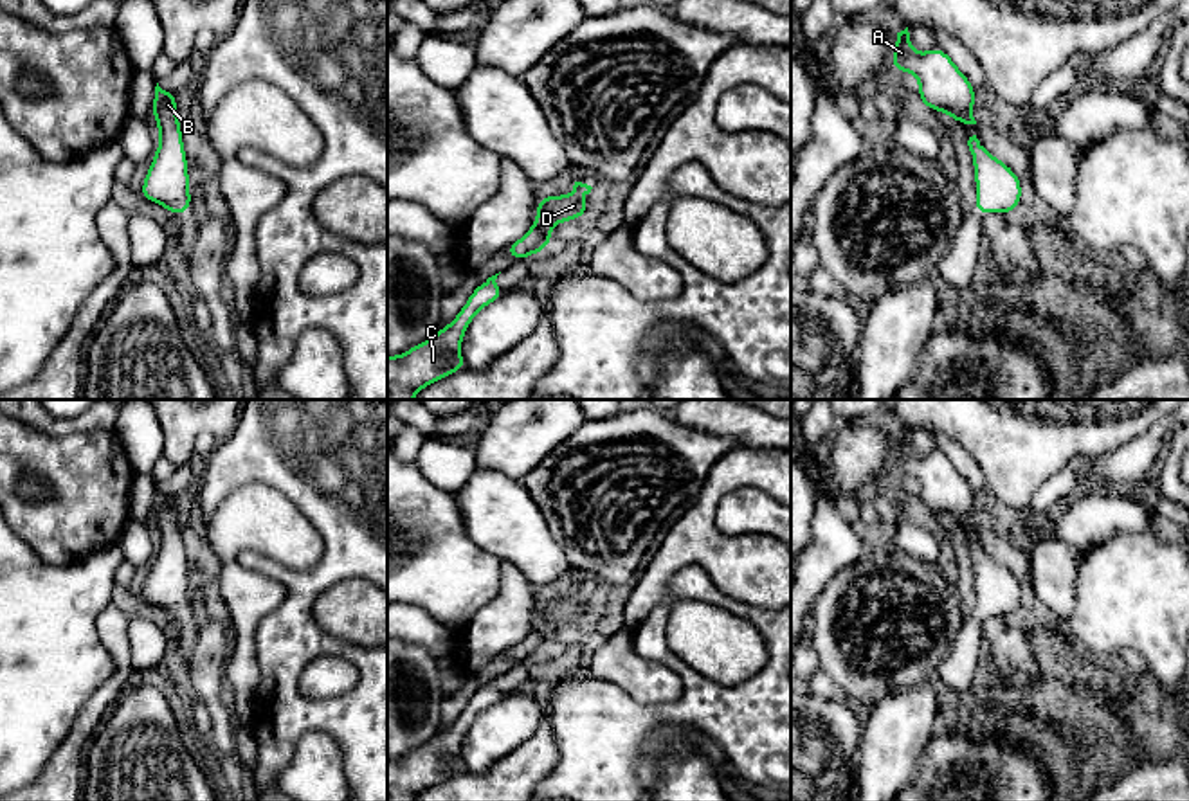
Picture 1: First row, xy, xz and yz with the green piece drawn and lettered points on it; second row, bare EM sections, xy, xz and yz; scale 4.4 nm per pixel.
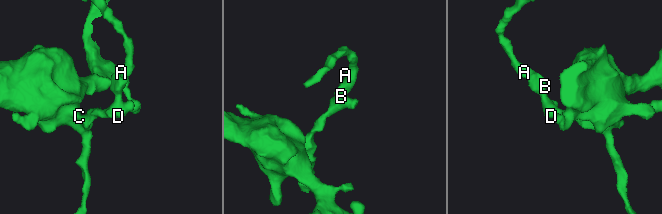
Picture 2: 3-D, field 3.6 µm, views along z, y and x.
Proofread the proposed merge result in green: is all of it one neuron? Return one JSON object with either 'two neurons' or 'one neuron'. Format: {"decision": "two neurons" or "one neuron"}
{"decision": "one neuron"}

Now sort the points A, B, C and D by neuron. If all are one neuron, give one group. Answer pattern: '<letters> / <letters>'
A B C D

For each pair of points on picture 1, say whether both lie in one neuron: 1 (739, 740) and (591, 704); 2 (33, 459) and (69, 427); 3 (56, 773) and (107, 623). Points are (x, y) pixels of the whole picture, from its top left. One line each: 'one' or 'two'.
1: one
2: two
3: one

